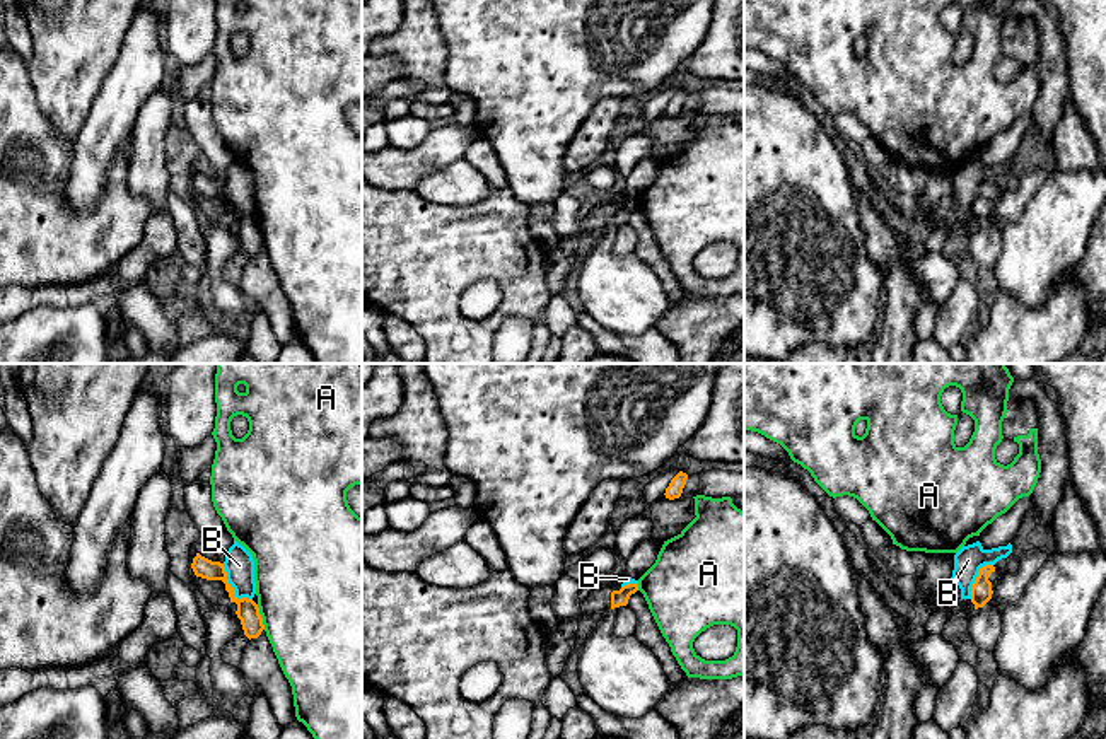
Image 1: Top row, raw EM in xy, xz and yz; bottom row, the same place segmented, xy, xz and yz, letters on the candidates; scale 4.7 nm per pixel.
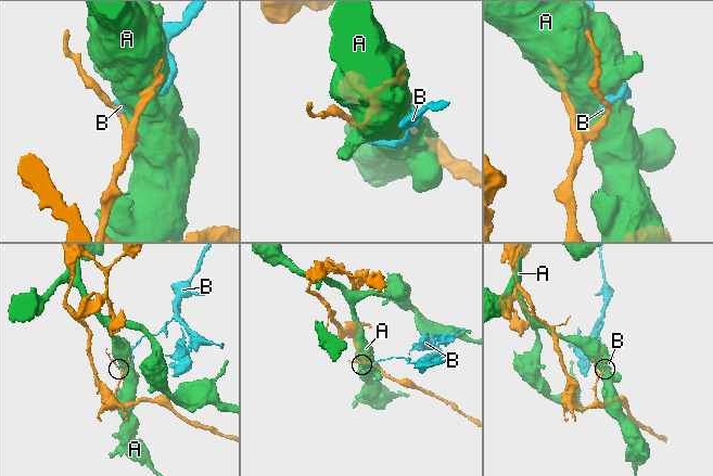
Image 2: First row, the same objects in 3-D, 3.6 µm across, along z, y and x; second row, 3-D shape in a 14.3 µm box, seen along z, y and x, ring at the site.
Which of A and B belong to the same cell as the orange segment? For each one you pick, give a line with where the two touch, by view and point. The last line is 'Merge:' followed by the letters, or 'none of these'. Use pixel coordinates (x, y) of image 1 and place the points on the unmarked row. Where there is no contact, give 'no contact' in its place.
Merge: none of these

